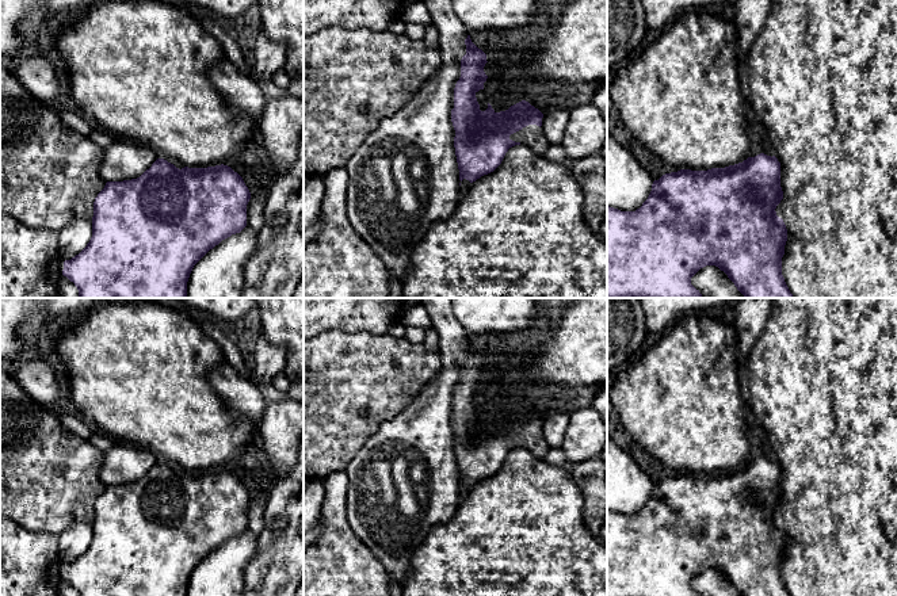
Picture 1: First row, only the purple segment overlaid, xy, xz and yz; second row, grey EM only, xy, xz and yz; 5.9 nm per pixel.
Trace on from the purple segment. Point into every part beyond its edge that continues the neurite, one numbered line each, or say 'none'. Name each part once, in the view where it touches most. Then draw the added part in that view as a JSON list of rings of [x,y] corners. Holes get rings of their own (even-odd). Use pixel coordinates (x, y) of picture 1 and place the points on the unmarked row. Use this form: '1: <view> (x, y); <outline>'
1: xz (531, 439); [[[528,428],[523,431],[522,433],[511,438],[509,443],[515,446],[520,446],[522,448],[526,448],[539,459],[545,459],[550,448],[547,442],[543,438],[542,429],[539,431],[537,428]]]

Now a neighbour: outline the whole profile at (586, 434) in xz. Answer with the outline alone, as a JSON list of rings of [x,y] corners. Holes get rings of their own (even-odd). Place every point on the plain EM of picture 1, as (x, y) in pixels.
[[[592,406],[569,414],[569,424],[561,448],[568,465],[599,456],[607,440],[607,424]]]

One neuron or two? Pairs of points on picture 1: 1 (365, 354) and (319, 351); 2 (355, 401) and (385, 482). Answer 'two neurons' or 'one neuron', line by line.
1: one neuron
2: two neurons

